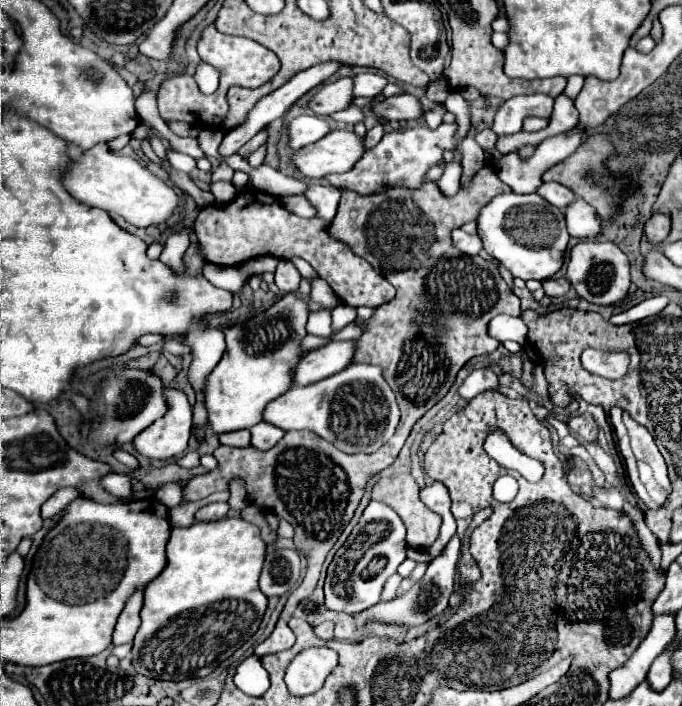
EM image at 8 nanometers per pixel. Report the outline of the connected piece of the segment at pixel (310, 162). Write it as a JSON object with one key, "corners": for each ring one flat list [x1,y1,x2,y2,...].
{"corners":[[329,131,319,143,311,143,299,151,293,151,291,165,309,179,323,179,331,173,349,171,357,159,365,153,363,139,351,131]]}

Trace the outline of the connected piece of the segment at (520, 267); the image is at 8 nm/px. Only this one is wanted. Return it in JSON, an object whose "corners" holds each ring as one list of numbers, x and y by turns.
{"corners":[[537,193,531,195,495,195,477,217,477,235,483,241,483,249,489,257,497,259,513,277,523,281,545,281,553,277,561,265,569,233,561,209,549,205]]}

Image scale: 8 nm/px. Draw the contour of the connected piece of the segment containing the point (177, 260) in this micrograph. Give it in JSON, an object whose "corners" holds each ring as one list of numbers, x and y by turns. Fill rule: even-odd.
{"corners":[[179,227,177,231,169,233,165,243,163,243,163,253,161,253,161,261,163,263,169,263,171,267,181,267,181,257,185,253,185,249,189,247,189,233,191,229,189,227]]}

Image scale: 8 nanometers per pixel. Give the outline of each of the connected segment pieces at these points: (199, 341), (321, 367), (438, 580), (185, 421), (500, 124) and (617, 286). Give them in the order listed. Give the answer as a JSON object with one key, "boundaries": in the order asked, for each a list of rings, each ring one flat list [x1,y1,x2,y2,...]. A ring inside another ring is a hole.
{"boundaries":[[[193,325,185,335,185,343,193,351,193,363,189,369,189,381,197,391,197,403,193,409,193,421,197,423,199,435,203,435,207,413,203,407,203,381,213,371,213,367,221,361,225,353,225,335,217,329,203,329]],[[337,341,319,347,317,351,311,351,297,363,297,367,293,367,293,385,303,387,327,379,329,375,335,375,351,363,353,351,353,341]],[[453,535,451,541,447,543,447,547,443,549,443,553,429,563,423,579,419,579,411,591,407,591,405,595,395,597,391,601,381,601,381,603,369,607,369,611,361,611,361,613,353,615,355,625,363,627,369,621,377,621,377,623,385,623,385,625,399,625,399,627,411,629,411,627,417,627,417,625,433,619,435,615,441,615,447,609,447,601,449,601,449,595,453,593,453,585,457,579,455,563,457,563,459,547,461,547,459,535]],[[177,389,167,391,167,413,157,423,151,423,137,435,133,447,139,455,149,459,179,457,189,443,191,407,185,393]],[[519,95,513,97,509,101,505,101,497,115,495,115,495,123,493,123,493,131,497,135,511,135,521,131,521,121,529,115,535,117,543,117,549,119,553,111,553,97,549,95]],[[579,241,571,249,567,279,577,291,577,295,595,305,613,305,627,297,629,291,629,261,619,247,613,243,599,241]]]}

